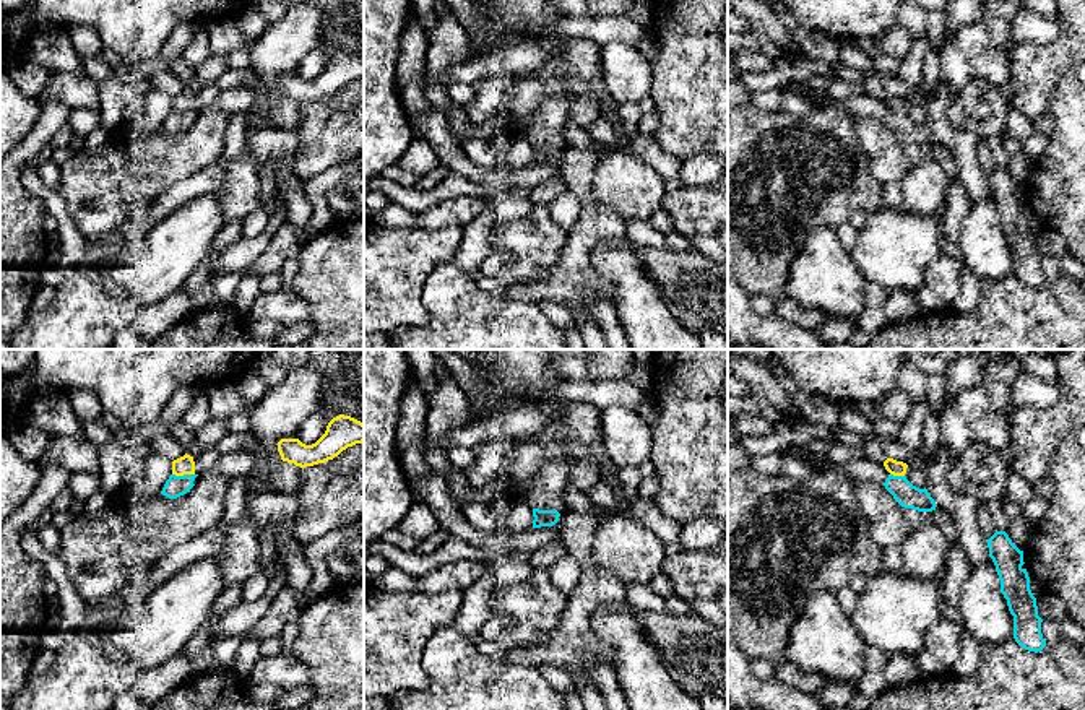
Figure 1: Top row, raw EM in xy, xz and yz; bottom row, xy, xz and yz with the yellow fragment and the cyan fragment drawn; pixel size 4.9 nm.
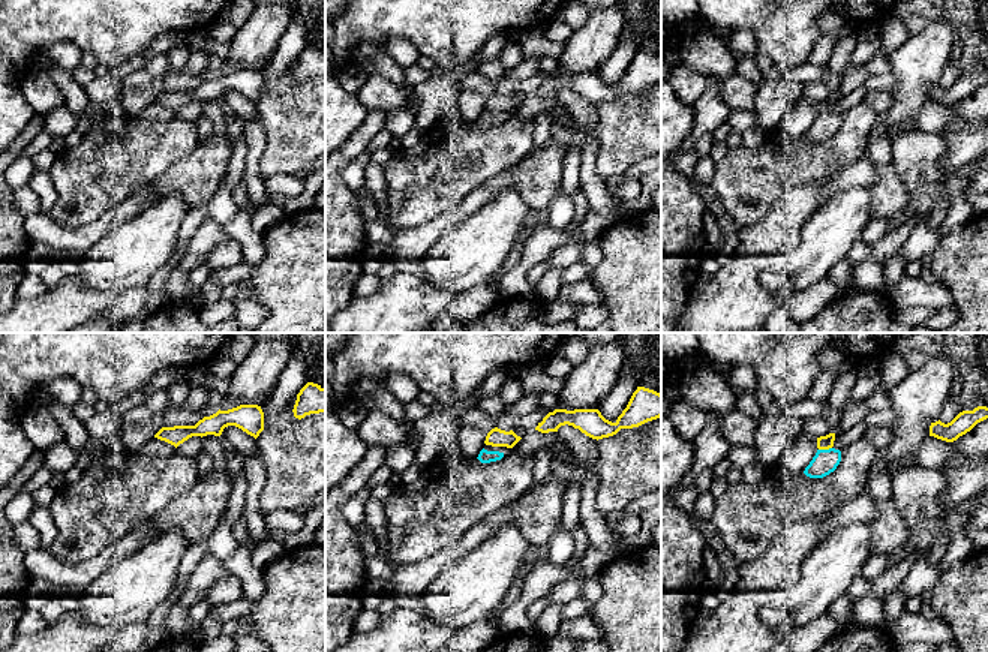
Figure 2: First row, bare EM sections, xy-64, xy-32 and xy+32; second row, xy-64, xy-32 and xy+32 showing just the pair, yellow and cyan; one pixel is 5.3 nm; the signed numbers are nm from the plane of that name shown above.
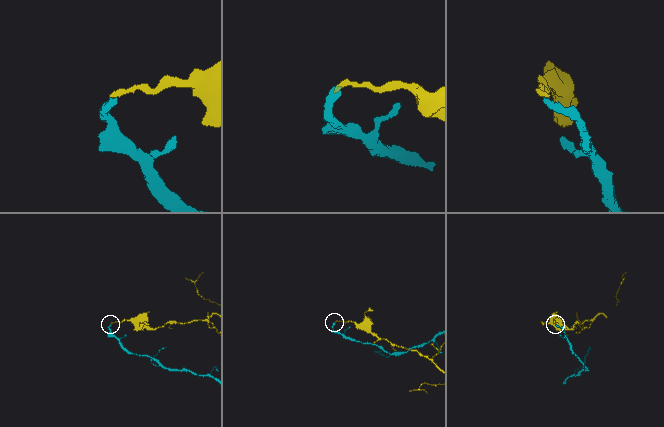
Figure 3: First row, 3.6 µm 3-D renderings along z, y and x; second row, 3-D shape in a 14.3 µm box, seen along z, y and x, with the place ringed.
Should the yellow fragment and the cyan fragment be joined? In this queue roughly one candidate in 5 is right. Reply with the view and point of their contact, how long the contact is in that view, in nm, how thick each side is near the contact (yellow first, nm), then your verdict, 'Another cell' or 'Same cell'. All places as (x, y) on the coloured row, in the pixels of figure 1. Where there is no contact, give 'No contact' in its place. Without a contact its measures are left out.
Touches yellow at xy (184, 473). Shared border 110 nm. Thickness 90 nm (yellow) against 110 nm. Another cell

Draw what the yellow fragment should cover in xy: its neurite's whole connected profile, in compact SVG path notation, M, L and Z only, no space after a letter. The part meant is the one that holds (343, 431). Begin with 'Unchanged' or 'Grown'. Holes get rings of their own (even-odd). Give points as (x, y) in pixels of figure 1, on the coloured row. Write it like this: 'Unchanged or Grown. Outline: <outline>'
Unchanged. Outline: M339 414L328 422L325 434L315 444L305 445L299 439L281 439L278 452L283 461L305 468L333 460L348 447L362 442L364 424Z

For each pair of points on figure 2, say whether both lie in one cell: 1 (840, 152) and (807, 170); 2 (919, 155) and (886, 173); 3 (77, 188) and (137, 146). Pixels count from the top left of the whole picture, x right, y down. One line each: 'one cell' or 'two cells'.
1: one cell
2: two cells
3: one cell

